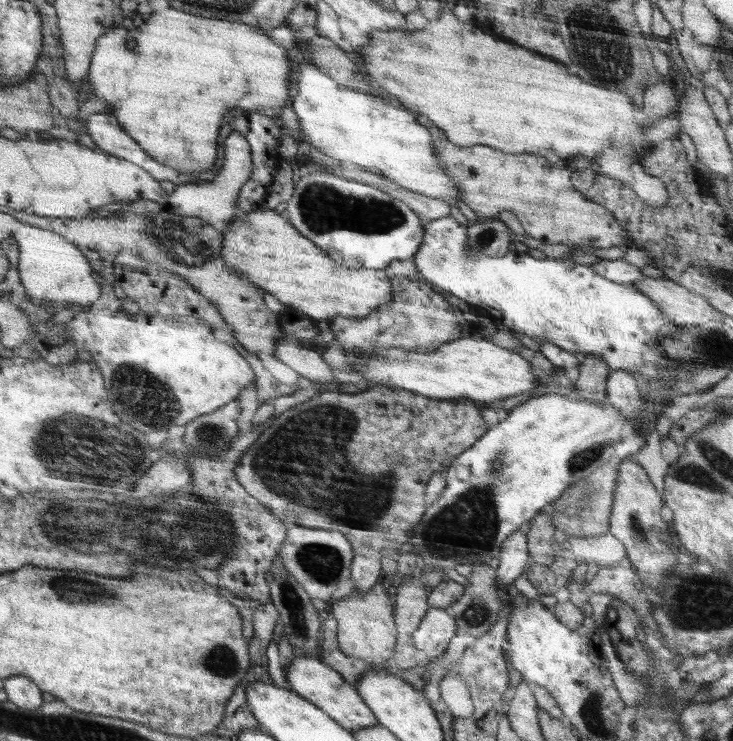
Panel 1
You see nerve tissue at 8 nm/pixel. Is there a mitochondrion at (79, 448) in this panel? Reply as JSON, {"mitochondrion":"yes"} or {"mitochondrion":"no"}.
{"mitochondrion":"yes"}

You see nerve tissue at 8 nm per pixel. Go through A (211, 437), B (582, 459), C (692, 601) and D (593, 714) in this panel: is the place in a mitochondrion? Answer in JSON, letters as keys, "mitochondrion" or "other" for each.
{"A":"mitochondrion","B":"mitochondrion","C":"mitochondrion","D":"mitochondrion"}

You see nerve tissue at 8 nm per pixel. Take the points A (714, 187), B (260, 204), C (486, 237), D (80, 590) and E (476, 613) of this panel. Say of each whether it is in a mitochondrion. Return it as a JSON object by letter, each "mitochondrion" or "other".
{"A":"other","B":"other","C":"mitochondrion","D":"mitochondrion","E":"mitochondrion"}

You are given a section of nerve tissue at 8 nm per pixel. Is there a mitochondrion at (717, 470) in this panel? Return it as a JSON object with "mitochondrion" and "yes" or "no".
{"mitochondrion":"yes"}

